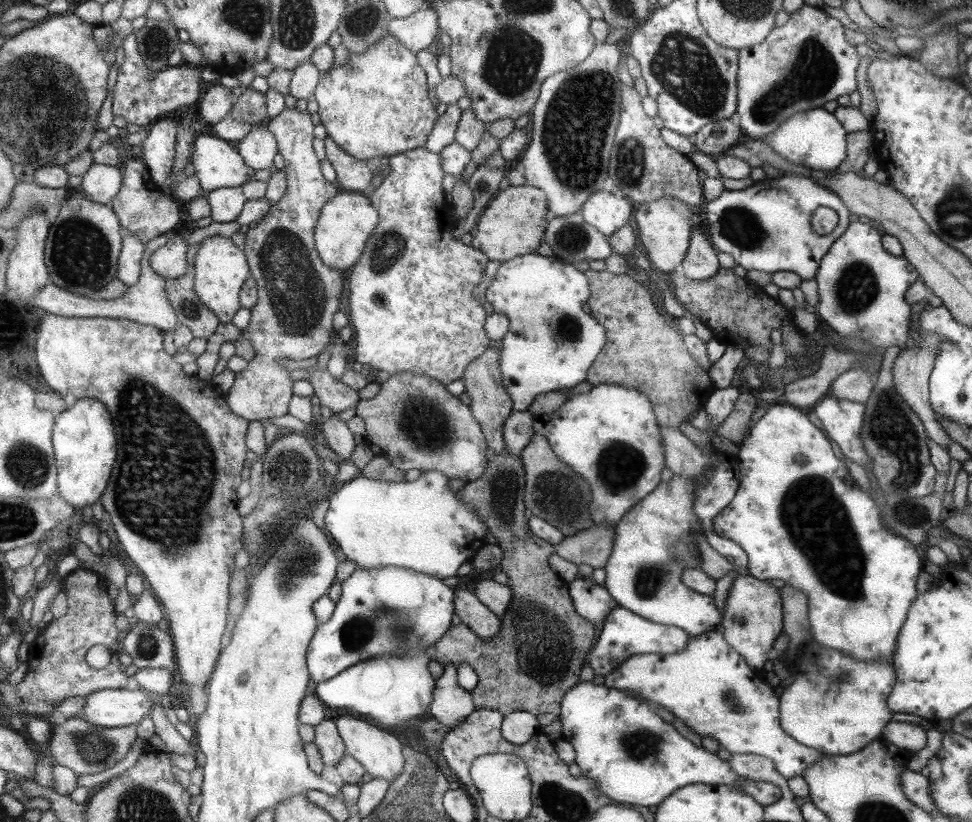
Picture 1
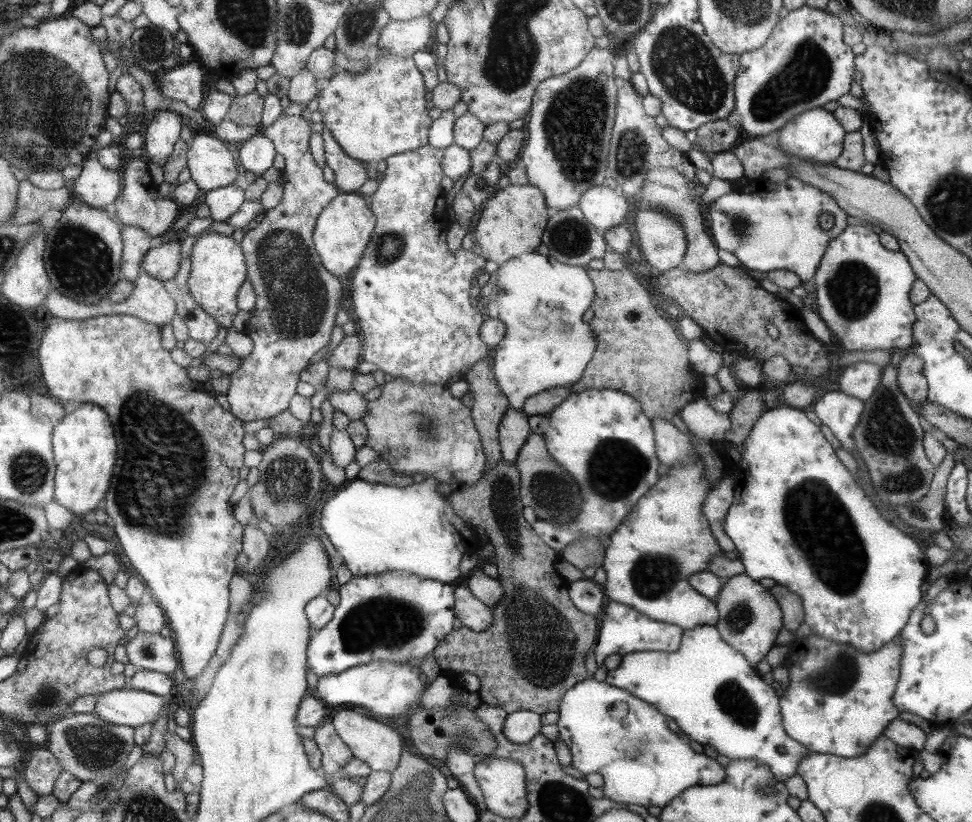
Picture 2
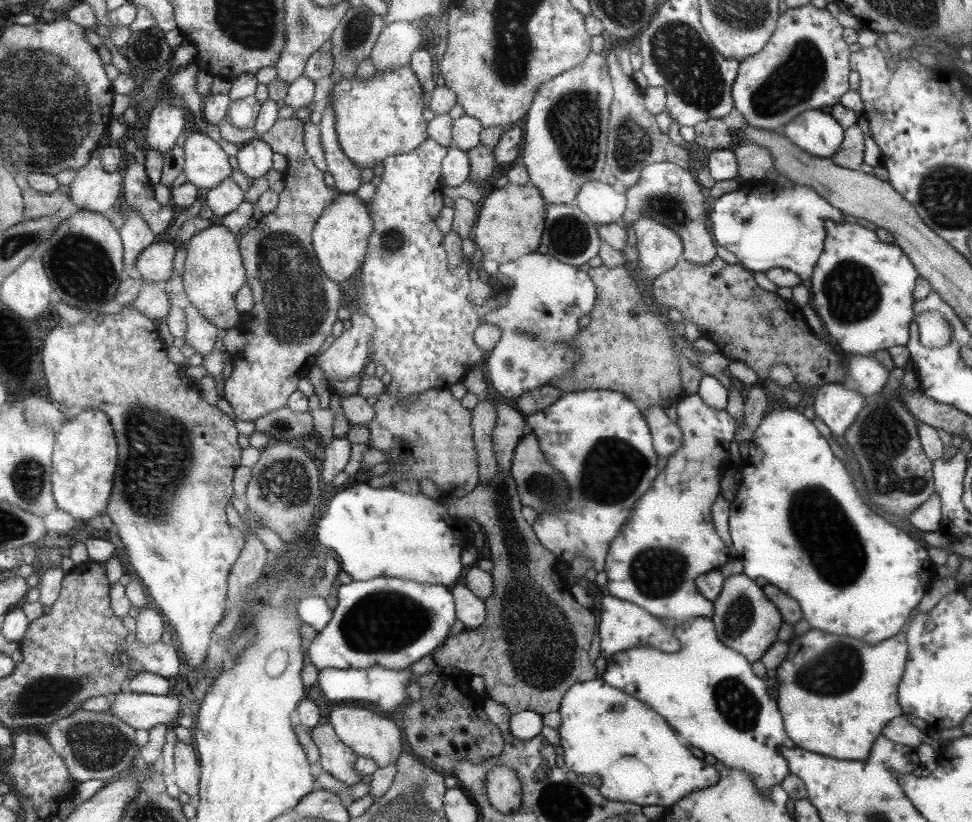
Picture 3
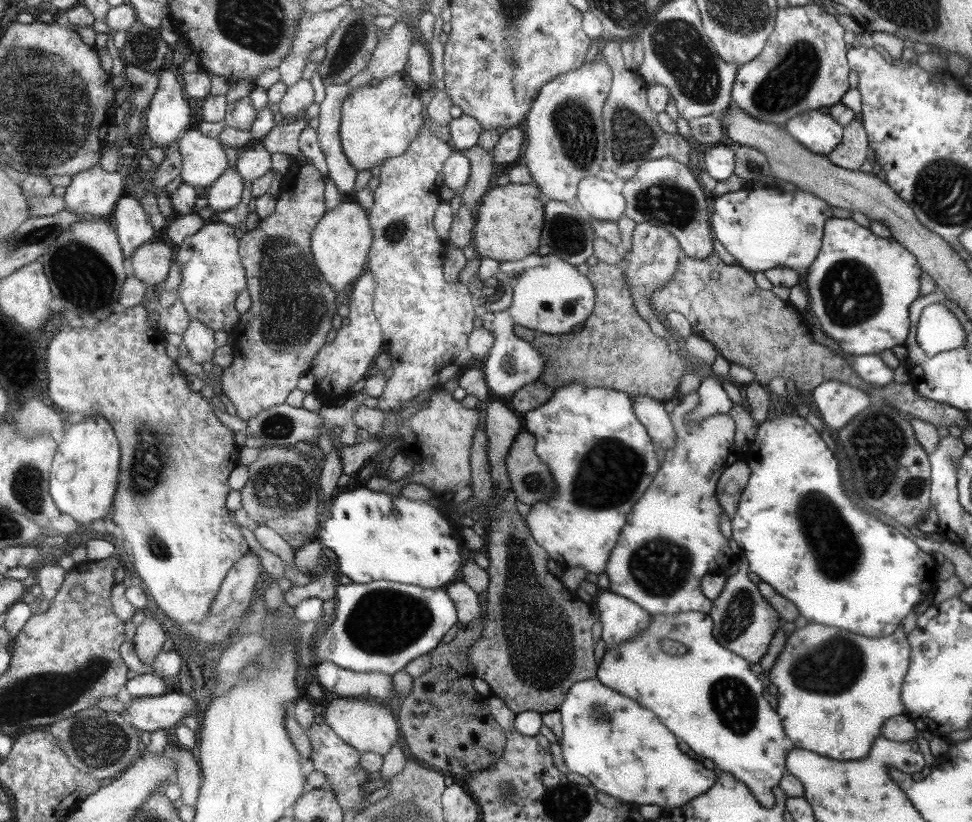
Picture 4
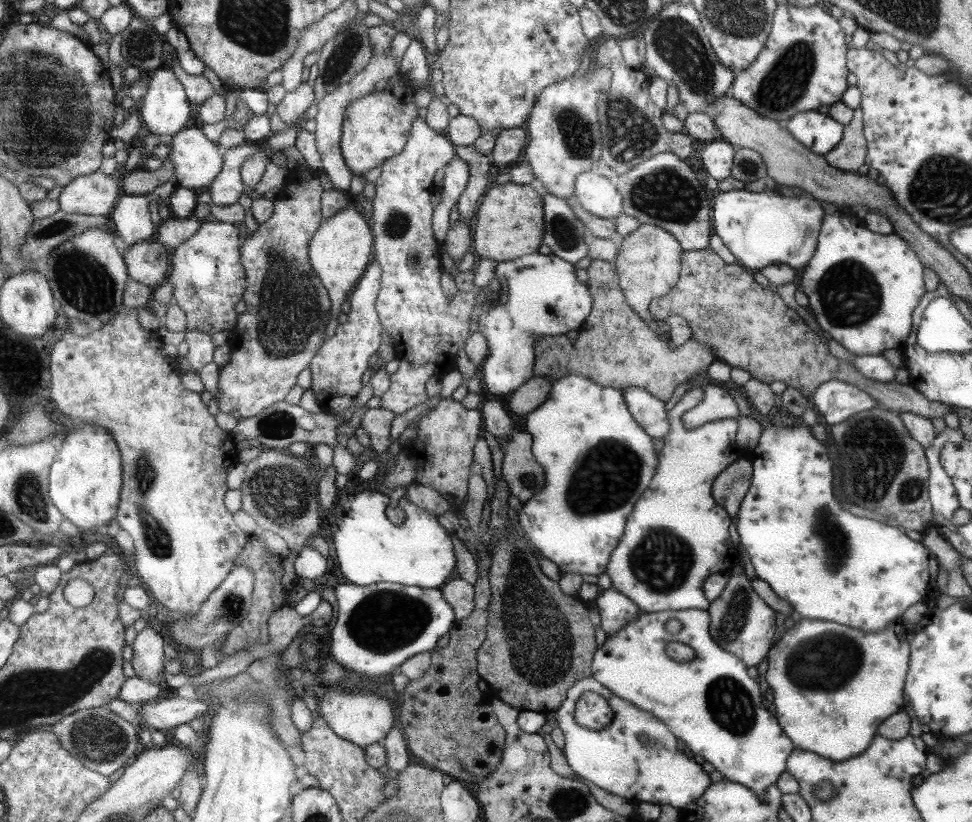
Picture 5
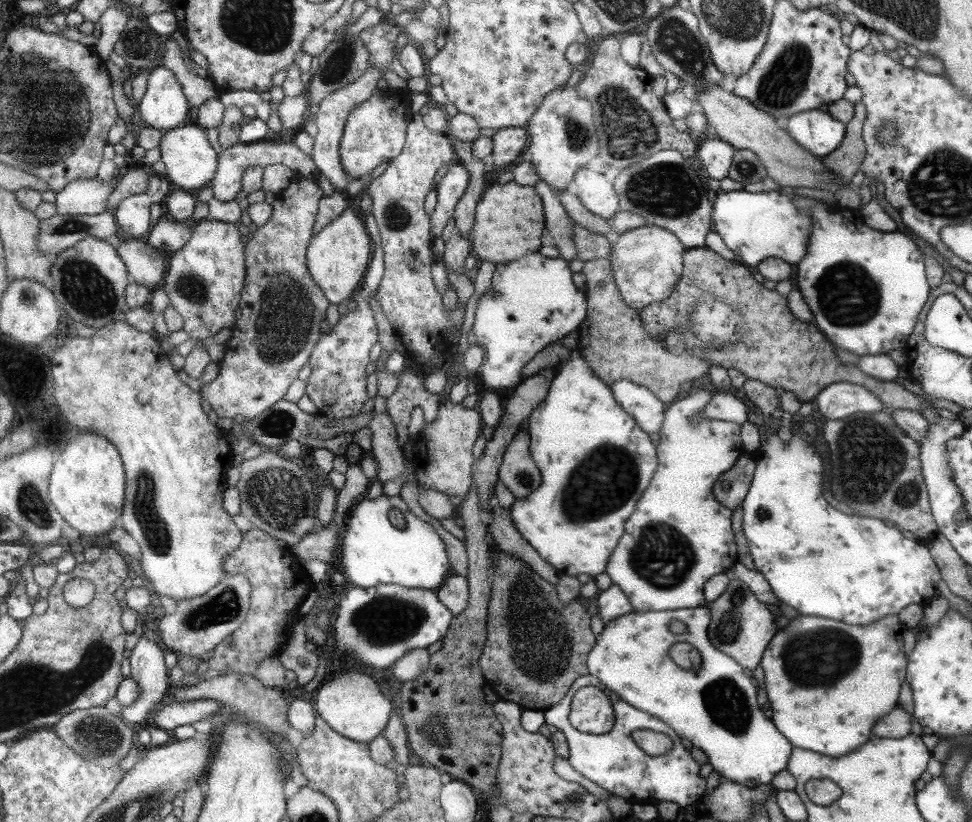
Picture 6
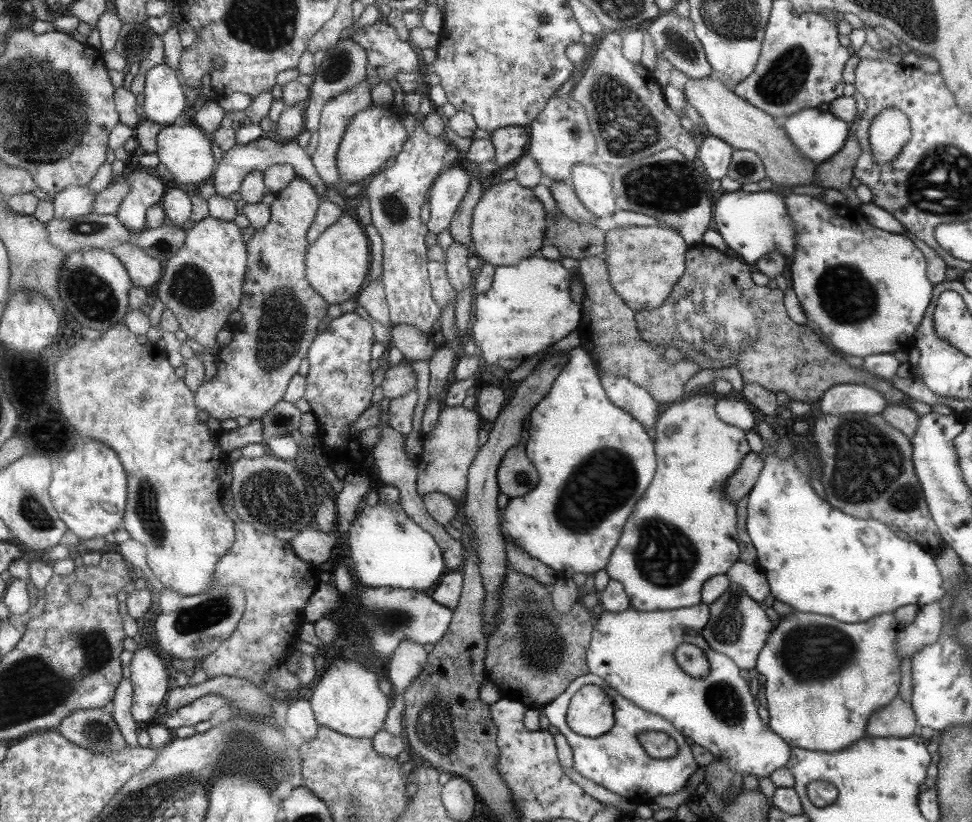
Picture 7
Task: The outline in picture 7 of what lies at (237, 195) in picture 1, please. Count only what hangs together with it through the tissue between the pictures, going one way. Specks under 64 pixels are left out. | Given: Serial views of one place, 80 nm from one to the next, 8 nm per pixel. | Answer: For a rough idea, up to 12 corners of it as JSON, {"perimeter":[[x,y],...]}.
{"perimeter":[[269,135],[223,153],[209,181],[215,195],[238,192],[246,174],[290,164],[326,200],[306,150]]}

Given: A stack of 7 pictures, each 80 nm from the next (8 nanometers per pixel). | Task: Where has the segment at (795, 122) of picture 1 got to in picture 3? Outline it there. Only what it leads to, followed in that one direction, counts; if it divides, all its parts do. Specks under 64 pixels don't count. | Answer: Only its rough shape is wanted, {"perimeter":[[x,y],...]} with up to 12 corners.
{"perimeter":[[820,109],[804,110],[783,135],[811,156],[830,158],[844,128]]}

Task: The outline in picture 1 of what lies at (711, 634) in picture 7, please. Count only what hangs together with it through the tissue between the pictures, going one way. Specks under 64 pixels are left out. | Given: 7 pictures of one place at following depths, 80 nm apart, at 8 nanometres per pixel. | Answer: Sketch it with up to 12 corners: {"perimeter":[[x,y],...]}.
{"perimeter":[[731,582],[722,637],[762,670],[781,634],[781,599],[770,582]]}

